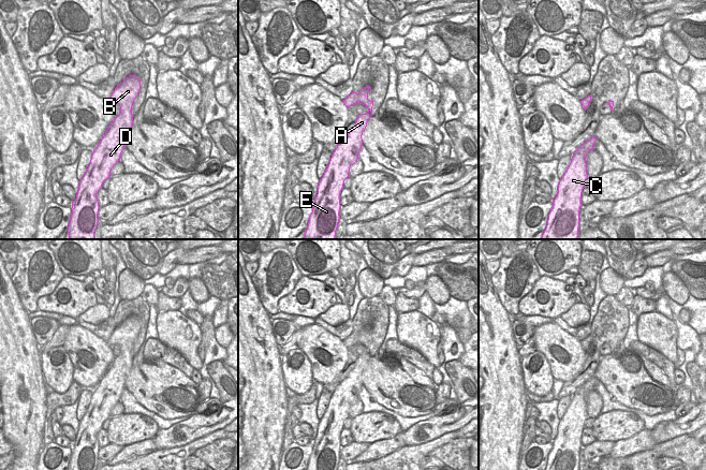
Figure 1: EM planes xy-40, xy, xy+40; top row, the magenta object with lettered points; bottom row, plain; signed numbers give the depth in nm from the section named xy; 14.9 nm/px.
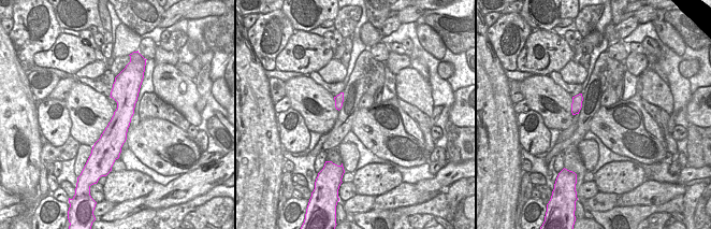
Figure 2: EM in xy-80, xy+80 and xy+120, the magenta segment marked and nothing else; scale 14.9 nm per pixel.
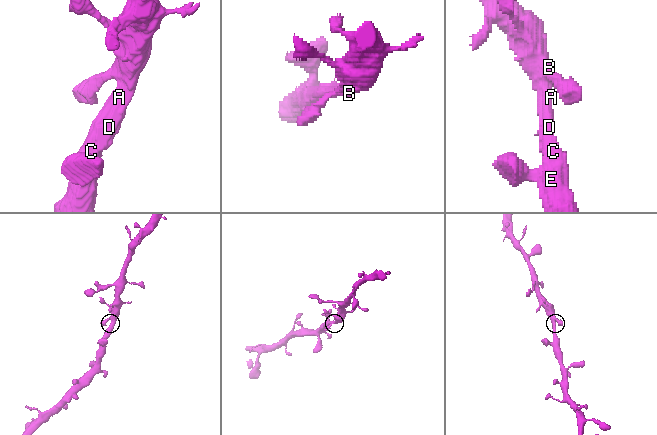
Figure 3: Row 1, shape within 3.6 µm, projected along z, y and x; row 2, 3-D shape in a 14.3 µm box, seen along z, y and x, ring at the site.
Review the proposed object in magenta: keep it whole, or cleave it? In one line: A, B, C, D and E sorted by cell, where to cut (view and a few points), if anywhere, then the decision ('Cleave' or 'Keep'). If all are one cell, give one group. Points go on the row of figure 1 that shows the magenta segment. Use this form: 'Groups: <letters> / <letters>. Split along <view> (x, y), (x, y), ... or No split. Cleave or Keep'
Groups: A B C D E. No split. Keep.

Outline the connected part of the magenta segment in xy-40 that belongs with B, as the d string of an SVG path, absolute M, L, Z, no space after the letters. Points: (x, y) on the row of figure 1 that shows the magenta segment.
M130 75L117 85L108 105L118 104L120 114L115 117L106 133L93 149L90 164L79 180L76 199L72 202L72 214L68 226L70 239L93 239L99 222L97 193L103 182L111 178L111 171L120 161L126 138L133 127L132 106L141 89L141 79Z

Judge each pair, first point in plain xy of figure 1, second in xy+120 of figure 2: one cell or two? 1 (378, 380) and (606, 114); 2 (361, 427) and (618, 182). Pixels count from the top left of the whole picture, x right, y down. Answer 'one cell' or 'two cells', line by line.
1: one cell
2: one cell

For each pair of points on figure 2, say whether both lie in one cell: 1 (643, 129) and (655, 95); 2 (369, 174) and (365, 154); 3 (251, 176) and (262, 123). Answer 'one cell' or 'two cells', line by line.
1: two cells
2: two cells
3: one cell

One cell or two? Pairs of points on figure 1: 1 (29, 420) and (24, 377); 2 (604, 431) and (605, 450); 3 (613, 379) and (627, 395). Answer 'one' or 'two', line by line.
1: one
2: two
3: one

